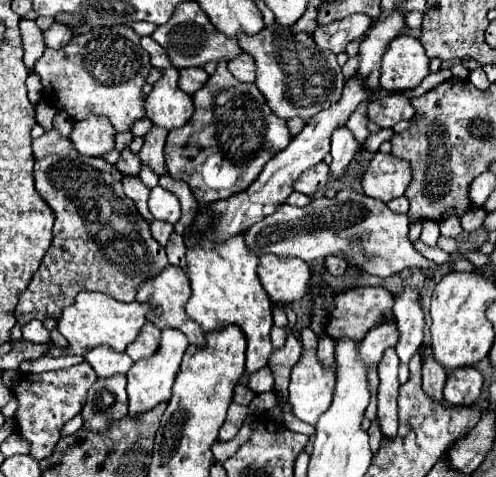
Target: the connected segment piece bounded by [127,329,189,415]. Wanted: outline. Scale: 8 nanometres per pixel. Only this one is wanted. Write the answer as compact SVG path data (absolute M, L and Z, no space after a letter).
M163 329L161 331L161 345L157 347L157 353L153 357L147 357L145 361L135 361L133 367L127 373L127 395L129 395L129 415L139 415L143 411L153 409L161 401L171 399L171 387L175 381L175 375L179 371L181 359L185 355L189 341L187 337L177 329Z

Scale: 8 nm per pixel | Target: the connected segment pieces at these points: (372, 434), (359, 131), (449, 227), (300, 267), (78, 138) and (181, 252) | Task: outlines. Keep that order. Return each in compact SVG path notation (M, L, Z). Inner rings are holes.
M376 419L371 423L367 433L369 435L371 451L375 454L378 451L382 440L382 433Z
M361 103L359 105L359 109L349 117L349 121L347 121L347 127L353 131L353 135L355 135L355 139L363 145L365 143L365 139L369 137L369 131L367 131L367 121L369 121L369 117L367 117L367 105L369 103Z
M447 217L445 221L441 221L441 235L445 237L457 237L461 233L461 223L457 217Z
M265 253L259 257L259 281L271 301L293 303L307 293L309 265L297 257L277 257Z
M87 117L73 123L73 135L69 139L73 139L81 155L103 157L115 147L115 129L107 117Z
M171 233L169 237L169 245L165 247L167 251L167 259L171 265L177 265L181 269L185 269L187 261L185 261L185 243L183 243L183 235L181 233Z

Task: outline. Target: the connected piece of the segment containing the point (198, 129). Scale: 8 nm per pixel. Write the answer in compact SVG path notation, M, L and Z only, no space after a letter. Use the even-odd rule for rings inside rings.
M227 61L217 63L215 73L207 79L203 89L199 89L193 95L193 103L195 103L193 117L181 129L173 129L167 135L165 163L167 163L167 171L173 179L185 181L191 187L199 205L207 205L207 203L213 203L213 201L219 201L219 199L227 199L227 197L237 195L243 189L247 189L257 179L263 165L275 153L285 149L291 141L287 123L281 121L269 109L265 97L257 89L257 85L237 81L227 69Z

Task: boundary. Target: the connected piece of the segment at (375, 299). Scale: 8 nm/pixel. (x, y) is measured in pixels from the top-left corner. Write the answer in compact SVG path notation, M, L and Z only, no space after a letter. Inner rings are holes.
M355 287L347 289L343 293L337 293L337 301L333 303L333 317L329 317L329 337L351 337L355 341L361 341L365 333L385 321L391 321L393 317L393 295L383 287Z

